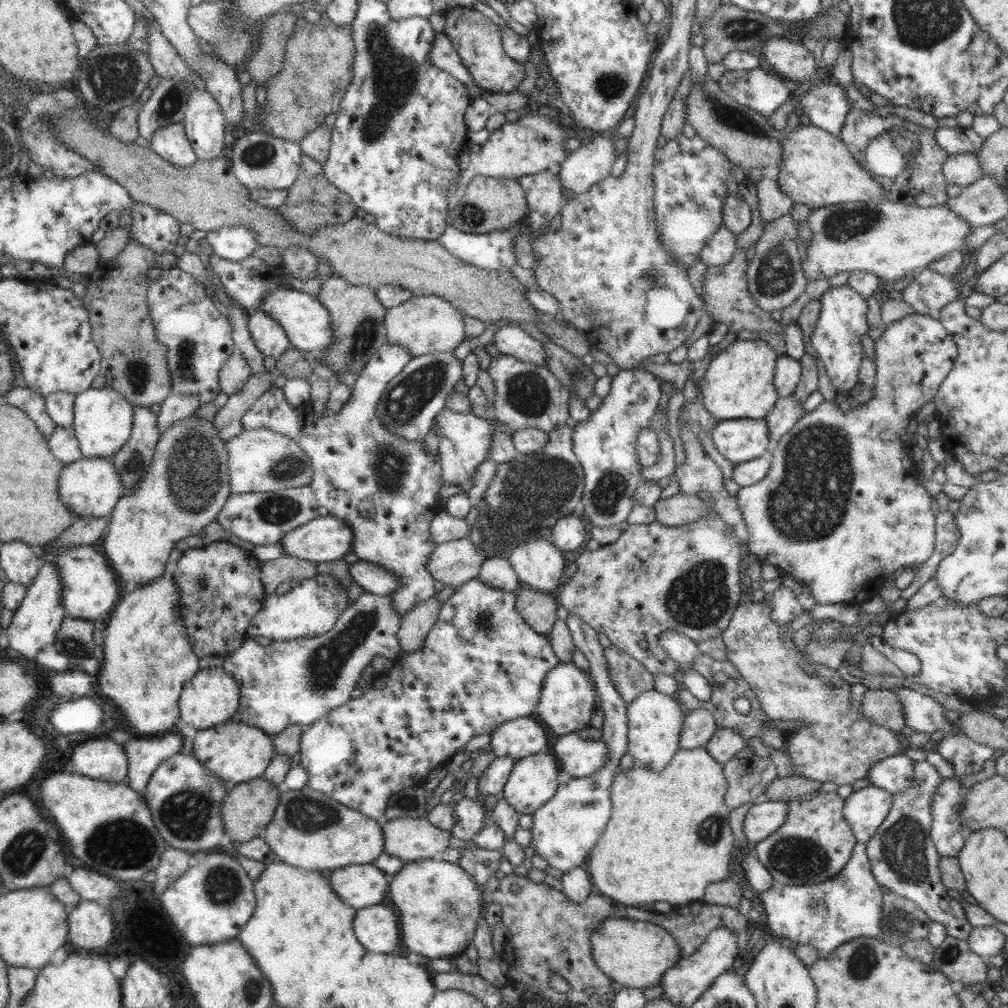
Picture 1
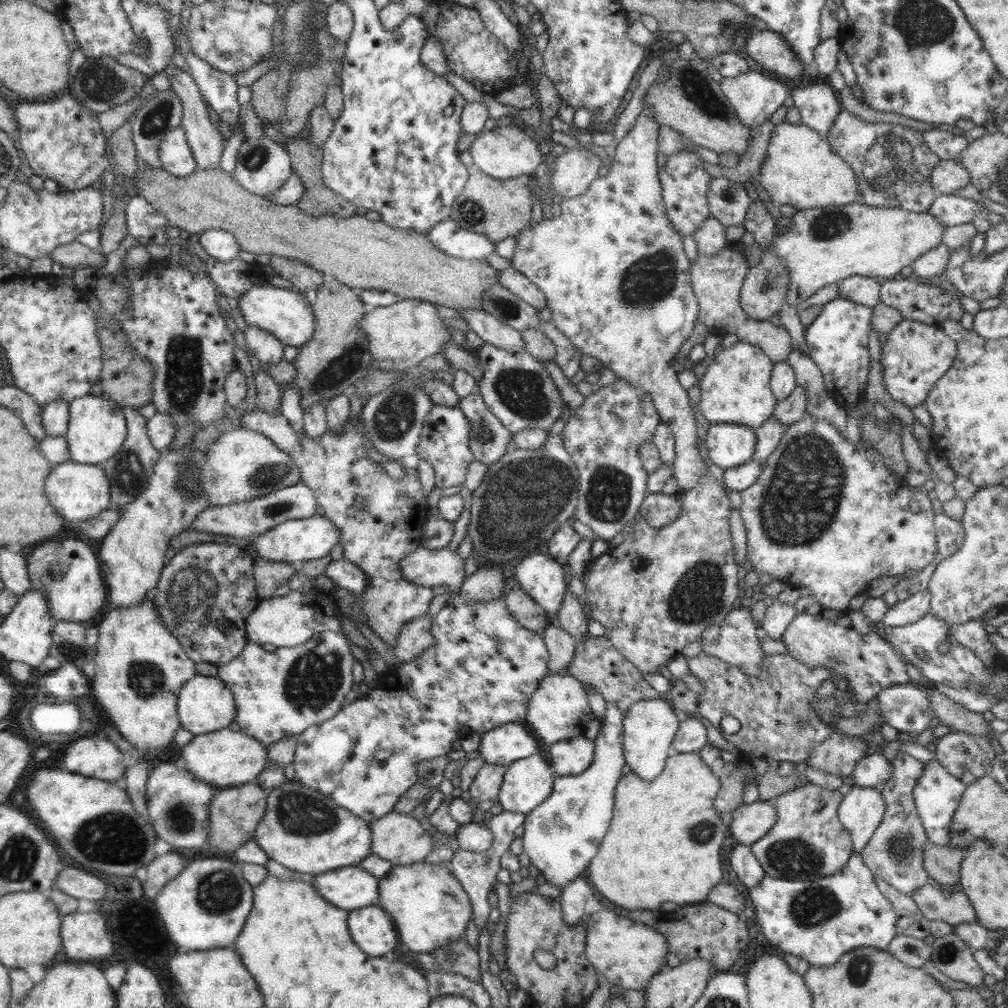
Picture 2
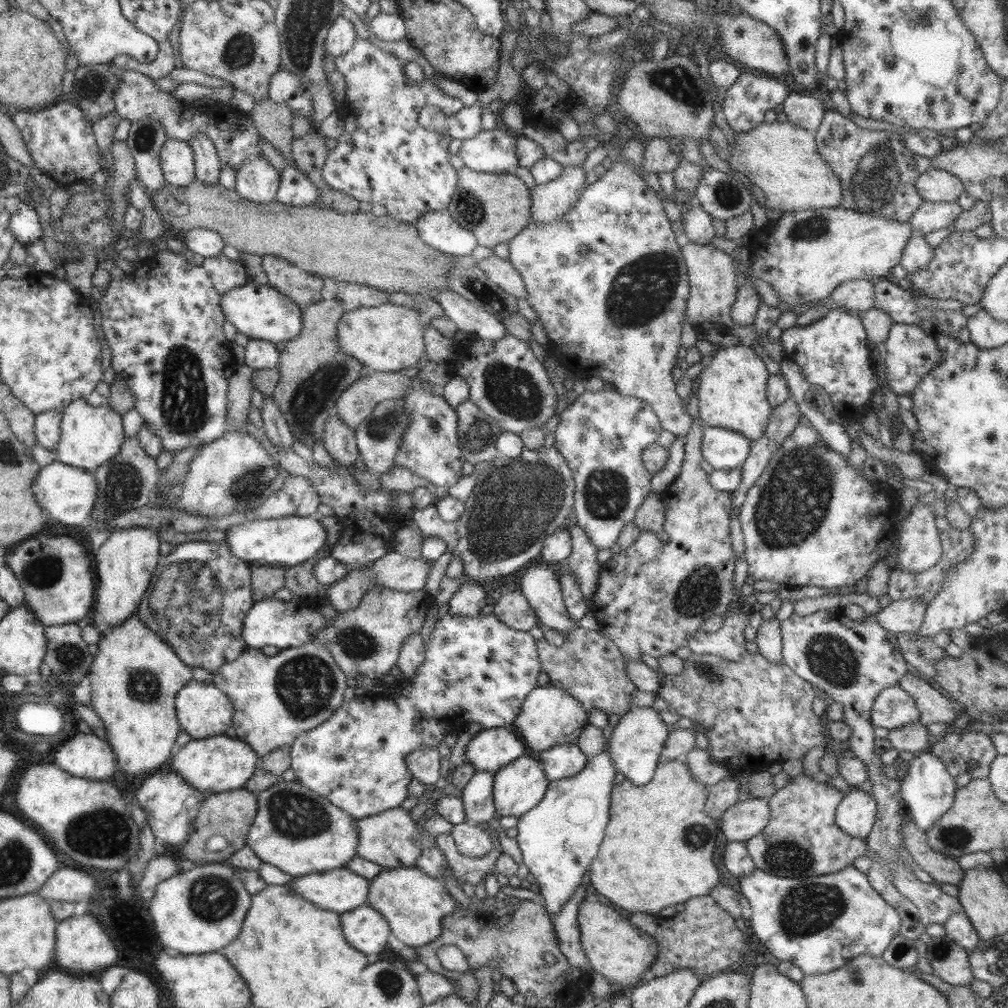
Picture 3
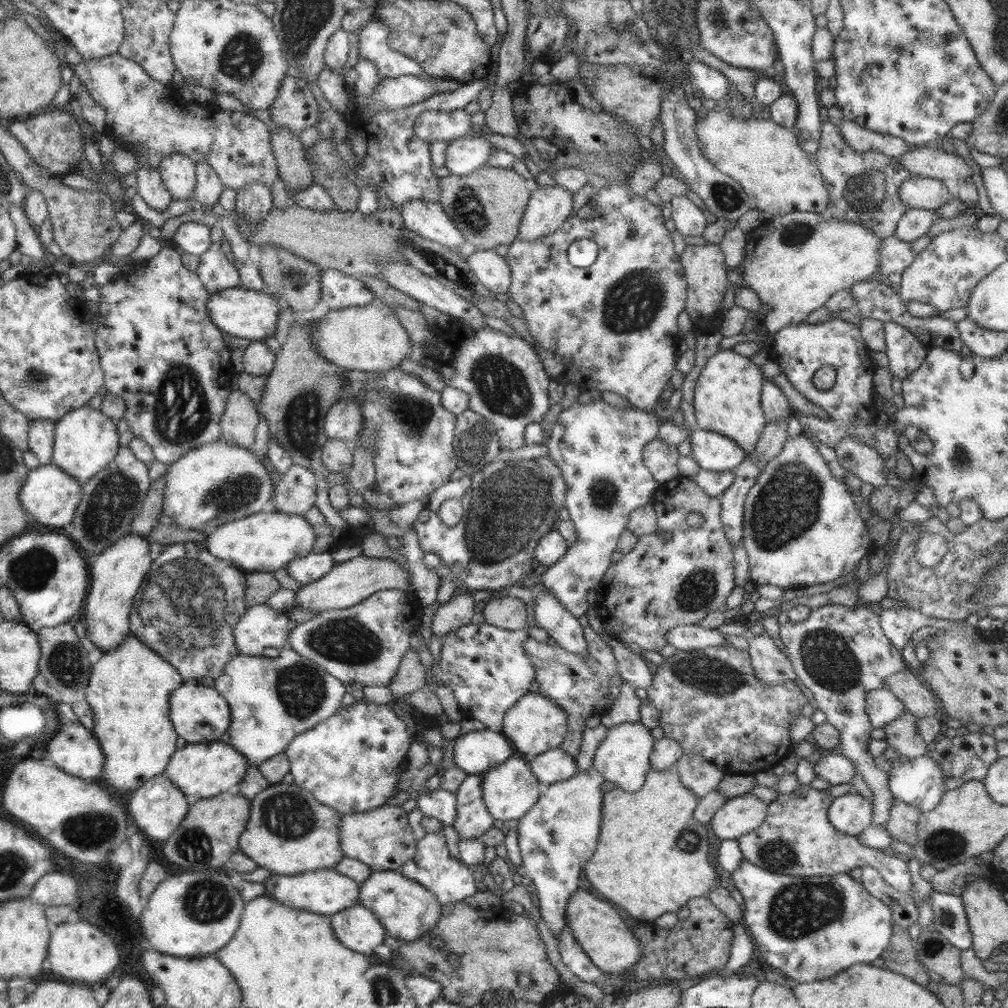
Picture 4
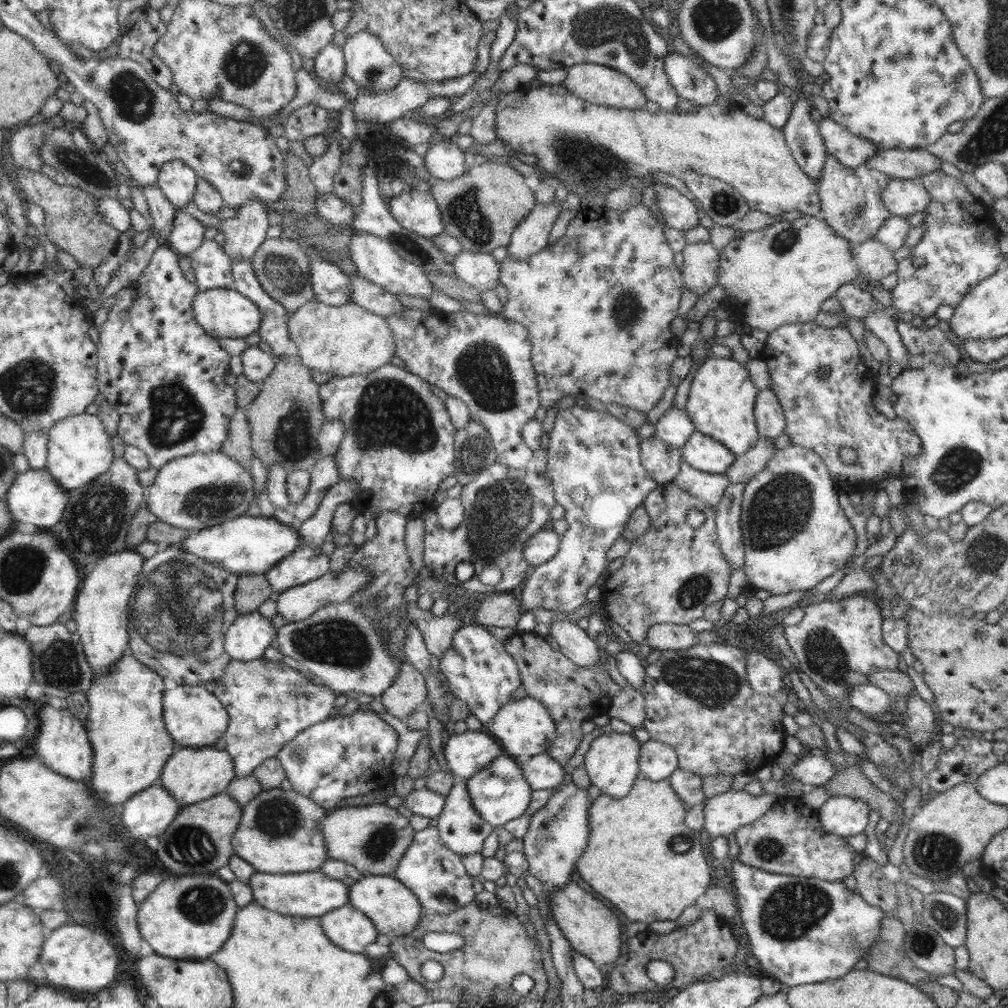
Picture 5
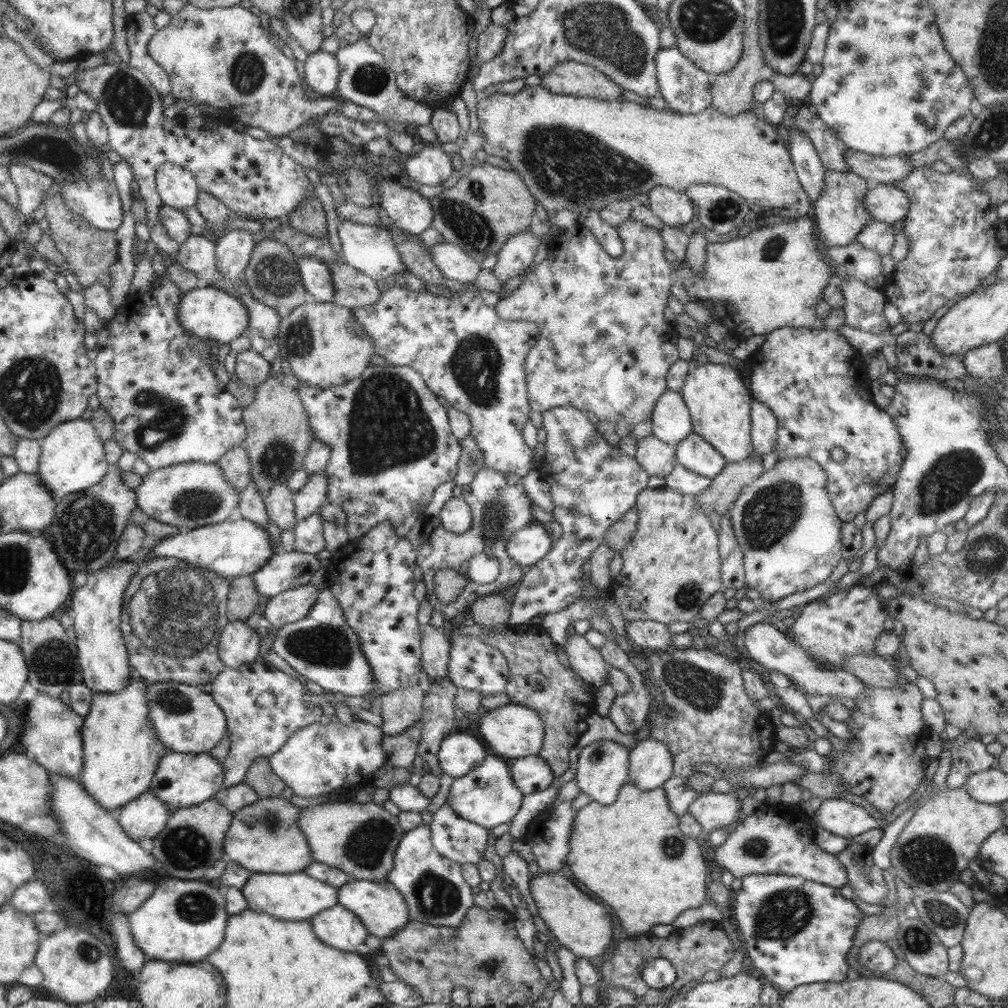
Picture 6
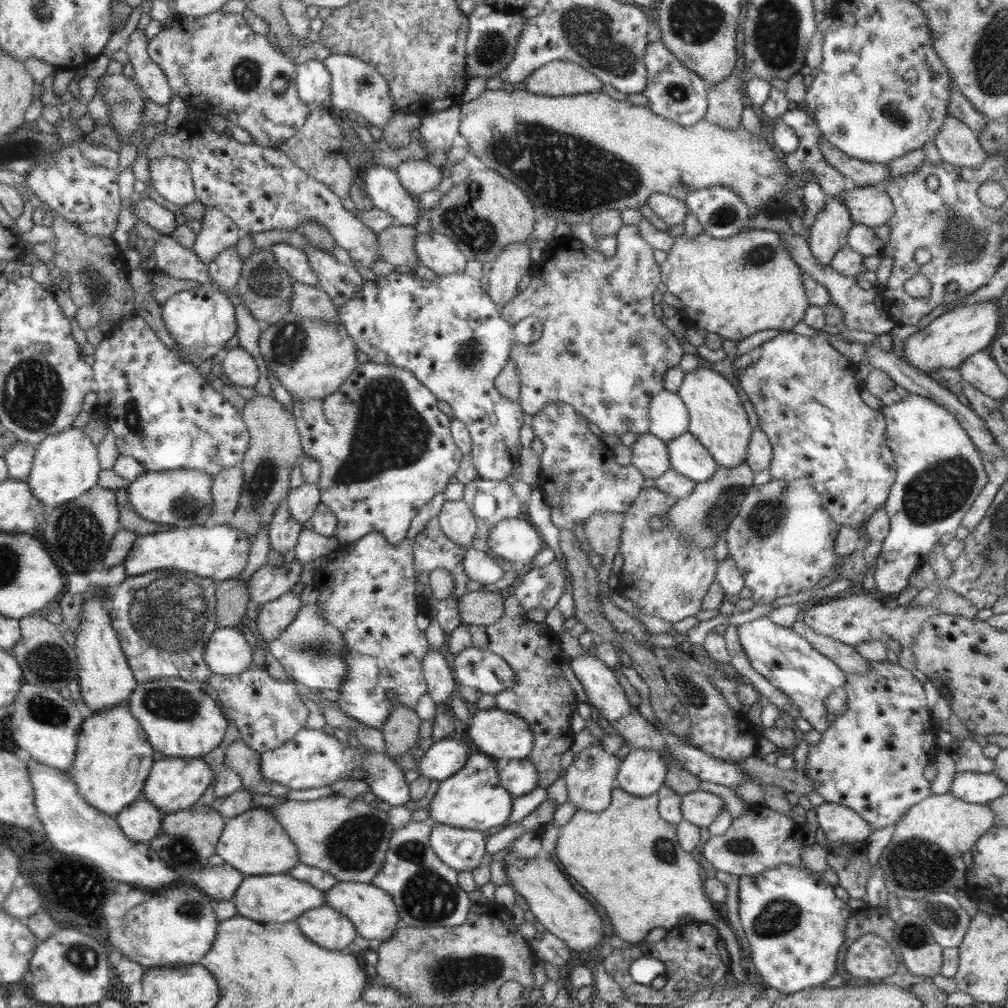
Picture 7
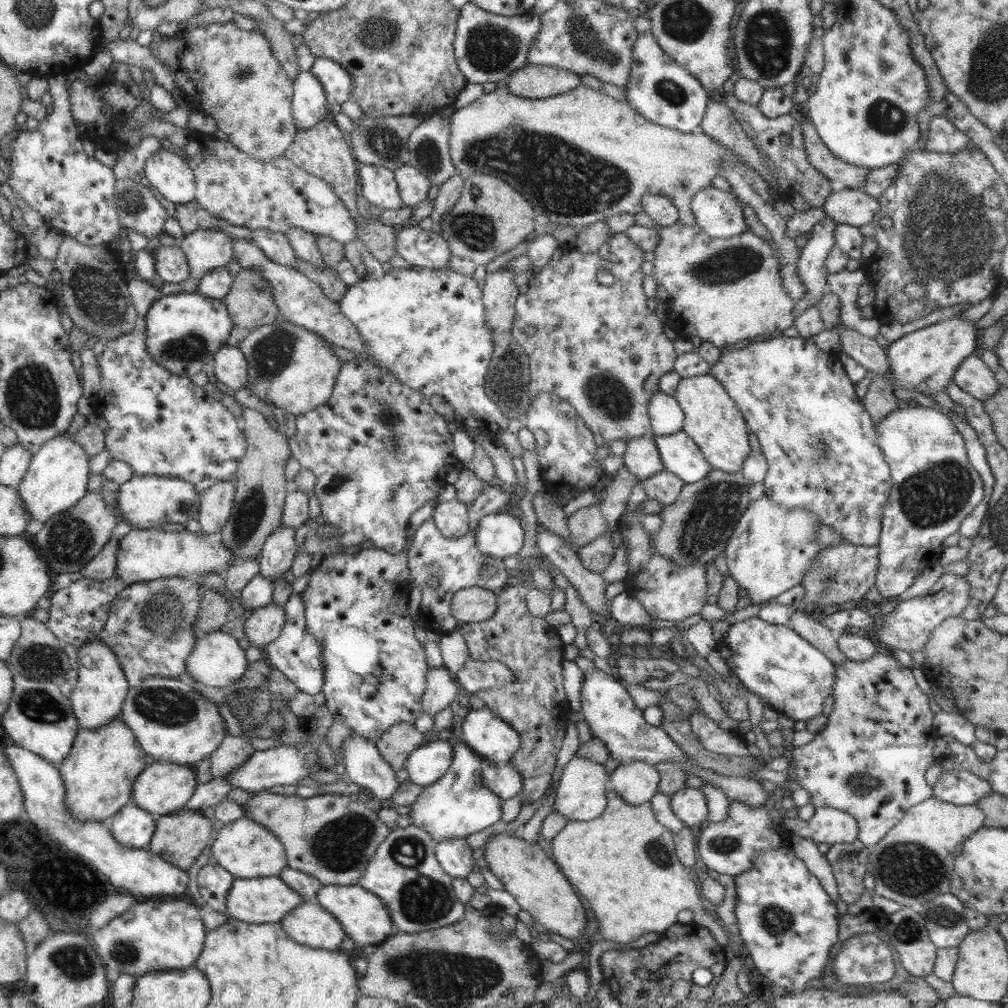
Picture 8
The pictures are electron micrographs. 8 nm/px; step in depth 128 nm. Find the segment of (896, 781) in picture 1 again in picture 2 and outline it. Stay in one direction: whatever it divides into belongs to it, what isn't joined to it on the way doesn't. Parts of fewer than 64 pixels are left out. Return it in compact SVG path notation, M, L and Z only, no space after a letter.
M877 738L877 747L862 757L852 771L850 781L861 787L875 787L884 784L893 773L891 762L882 755L887 742Z

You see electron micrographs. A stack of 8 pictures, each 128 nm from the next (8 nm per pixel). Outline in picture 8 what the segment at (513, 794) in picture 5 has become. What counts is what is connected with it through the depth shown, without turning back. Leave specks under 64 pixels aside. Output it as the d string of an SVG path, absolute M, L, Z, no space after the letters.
M454 740L451 745L453 757L447 771L438 780L424 787L414 804L411 804L409 812L412 824L423 828L437 843L447 838L465 838L480 832L496 824L502 816L503 799L494 794L481 778L486 761L460 740Z

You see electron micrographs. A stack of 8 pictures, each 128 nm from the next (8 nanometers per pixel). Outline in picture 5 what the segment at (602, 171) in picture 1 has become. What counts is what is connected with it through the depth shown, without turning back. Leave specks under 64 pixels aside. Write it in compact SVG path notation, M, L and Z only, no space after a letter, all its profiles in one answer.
M554 199L550 203L535 205L524 217L524 220L512 232L508 256L513 258L529 258L542 251L549 242L552 224L558 218L561 205L564 201Z

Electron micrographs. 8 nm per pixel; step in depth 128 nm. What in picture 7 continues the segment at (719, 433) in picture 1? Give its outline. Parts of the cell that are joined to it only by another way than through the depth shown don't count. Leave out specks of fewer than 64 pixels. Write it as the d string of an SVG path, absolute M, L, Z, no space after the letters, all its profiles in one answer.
M690 432L682 433L666 443L671 467L690 480L704 482L720 467L706 447Z

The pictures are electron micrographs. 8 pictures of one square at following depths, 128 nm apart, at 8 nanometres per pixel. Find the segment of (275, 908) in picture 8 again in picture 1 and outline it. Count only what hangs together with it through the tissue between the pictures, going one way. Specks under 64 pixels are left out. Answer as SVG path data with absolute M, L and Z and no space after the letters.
M371 863L333 869L328 879L333 891L352 908L387 902L389 877Z

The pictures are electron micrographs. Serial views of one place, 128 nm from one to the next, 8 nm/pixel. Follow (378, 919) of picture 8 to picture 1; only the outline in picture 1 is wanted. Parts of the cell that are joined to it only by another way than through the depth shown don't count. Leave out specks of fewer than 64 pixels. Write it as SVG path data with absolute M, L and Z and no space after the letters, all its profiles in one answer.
M439 857L408 861L401 869L389 878L387 902L396 909L399 915L401 941L406 944L414 958L427 956L428 958L450 958L462 953L472 945L477 920L481 912L486 910L482 905L486 902L484 889L458 864L448 863Z

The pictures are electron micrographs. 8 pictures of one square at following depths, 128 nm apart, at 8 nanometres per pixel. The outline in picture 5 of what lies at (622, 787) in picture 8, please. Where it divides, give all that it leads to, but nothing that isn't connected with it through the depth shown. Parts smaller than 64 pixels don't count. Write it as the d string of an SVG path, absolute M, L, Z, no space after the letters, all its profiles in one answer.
M650 739L641 744L639 754L639 774L650 780L662 780L677 769L676 751L667 744Z

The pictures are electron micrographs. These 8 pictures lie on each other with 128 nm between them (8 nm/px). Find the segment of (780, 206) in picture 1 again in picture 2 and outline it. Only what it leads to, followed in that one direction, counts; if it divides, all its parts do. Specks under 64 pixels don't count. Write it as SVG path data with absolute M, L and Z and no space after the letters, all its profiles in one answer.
M752 200L744 222L741 225L744 226L747 232L754 235L756 243L761 248L766 248L770 246L772 240L777 235L774 223L775 219L768 213L768 209L766 209L763 201L760 200L754 203Z

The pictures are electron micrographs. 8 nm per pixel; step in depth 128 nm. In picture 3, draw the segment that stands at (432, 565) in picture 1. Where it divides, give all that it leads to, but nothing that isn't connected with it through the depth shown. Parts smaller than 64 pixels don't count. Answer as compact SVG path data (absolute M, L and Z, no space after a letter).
M393 551L386 553L379 559L373 560L365 569L352 569L348 573L348 576L344 576L342 580L334 582L328 586L328 592L326 597L328 602L340 613L354 611L362 601L362 597L368 593L368 591L374 589L374 587L384 587L386 589L413 592L415 594L421 594L426 588L428 574L428 568L431 562L436 560L430 560L429 558L408 558L402 556Z

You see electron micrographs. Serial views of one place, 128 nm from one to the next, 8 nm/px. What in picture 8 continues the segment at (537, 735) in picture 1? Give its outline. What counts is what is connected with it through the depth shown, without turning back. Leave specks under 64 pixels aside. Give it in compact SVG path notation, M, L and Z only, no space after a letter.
M440 739L415 748L407 758L405 769L409 780L418 786L428 786L438 780L450 766L453 748Z

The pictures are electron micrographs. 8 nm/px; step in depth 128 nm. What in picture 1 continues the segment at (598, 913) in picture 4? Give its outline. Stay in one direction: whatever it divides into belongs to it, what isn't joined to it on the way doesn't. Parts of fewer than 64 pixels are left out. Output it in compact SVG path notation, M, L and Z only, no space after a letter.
M608 917L599 924L589 939L595 965L611 978L616 988L645 990L654 987L659 984L664 972L680 960L675 938L654 923Z

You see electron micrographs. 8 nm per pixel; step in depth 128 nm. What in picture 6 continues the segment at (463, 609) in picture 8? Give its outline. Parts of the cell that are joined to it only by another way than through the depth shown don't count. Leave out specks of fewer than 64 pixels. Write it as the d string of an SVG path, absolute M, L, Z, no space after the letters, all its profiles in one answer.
M499 594L485 595L470 605L470 612L475 624L498 628L508 624L512 604Z

